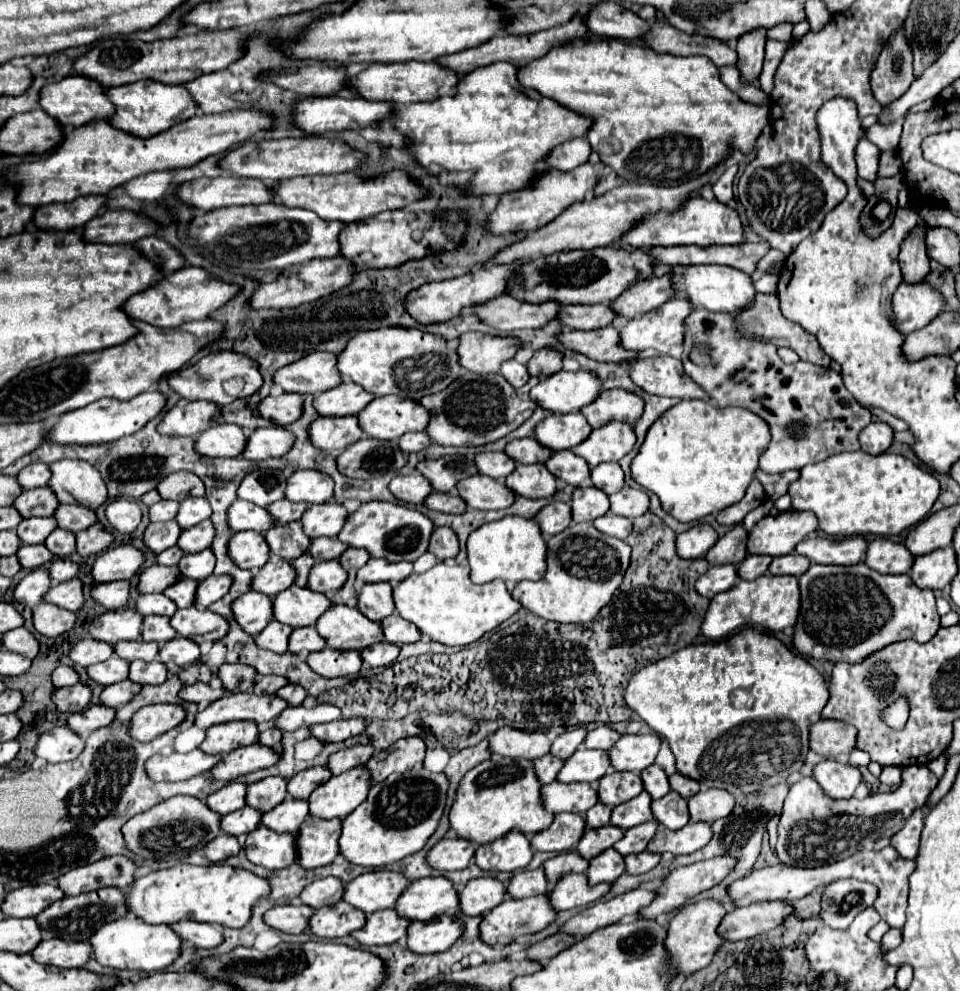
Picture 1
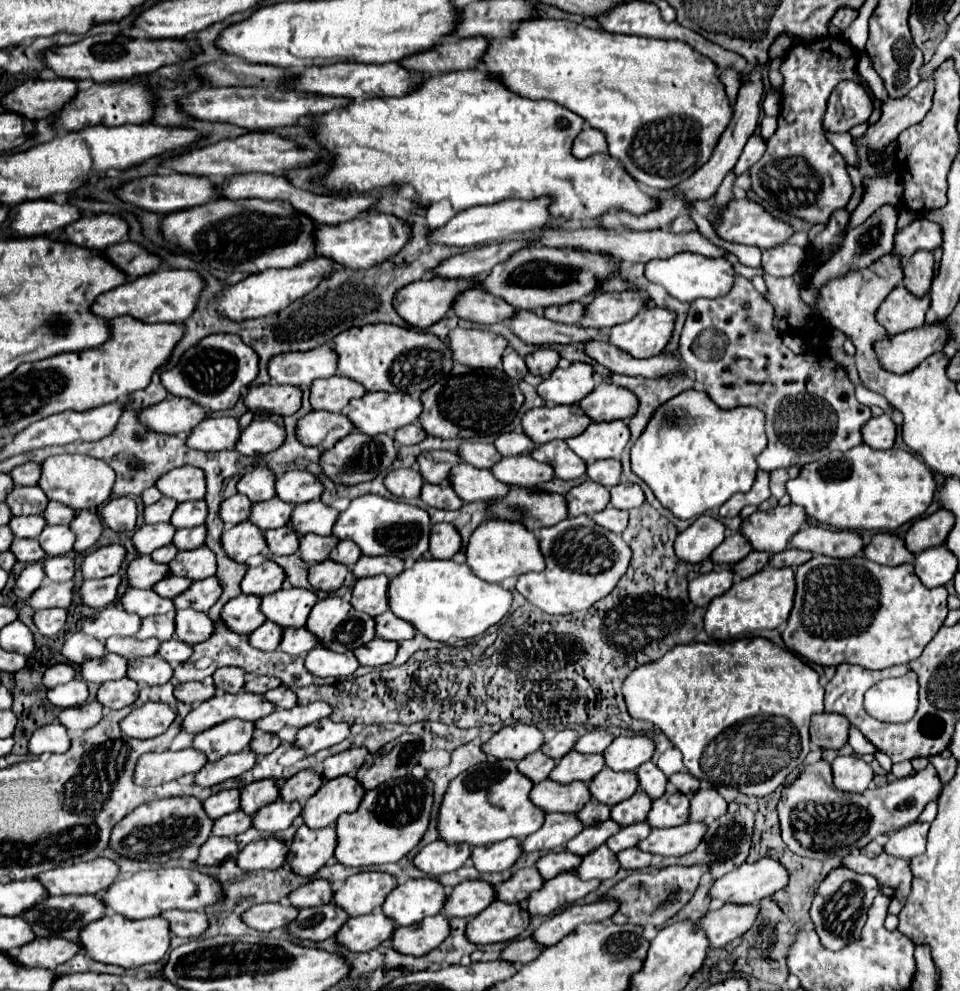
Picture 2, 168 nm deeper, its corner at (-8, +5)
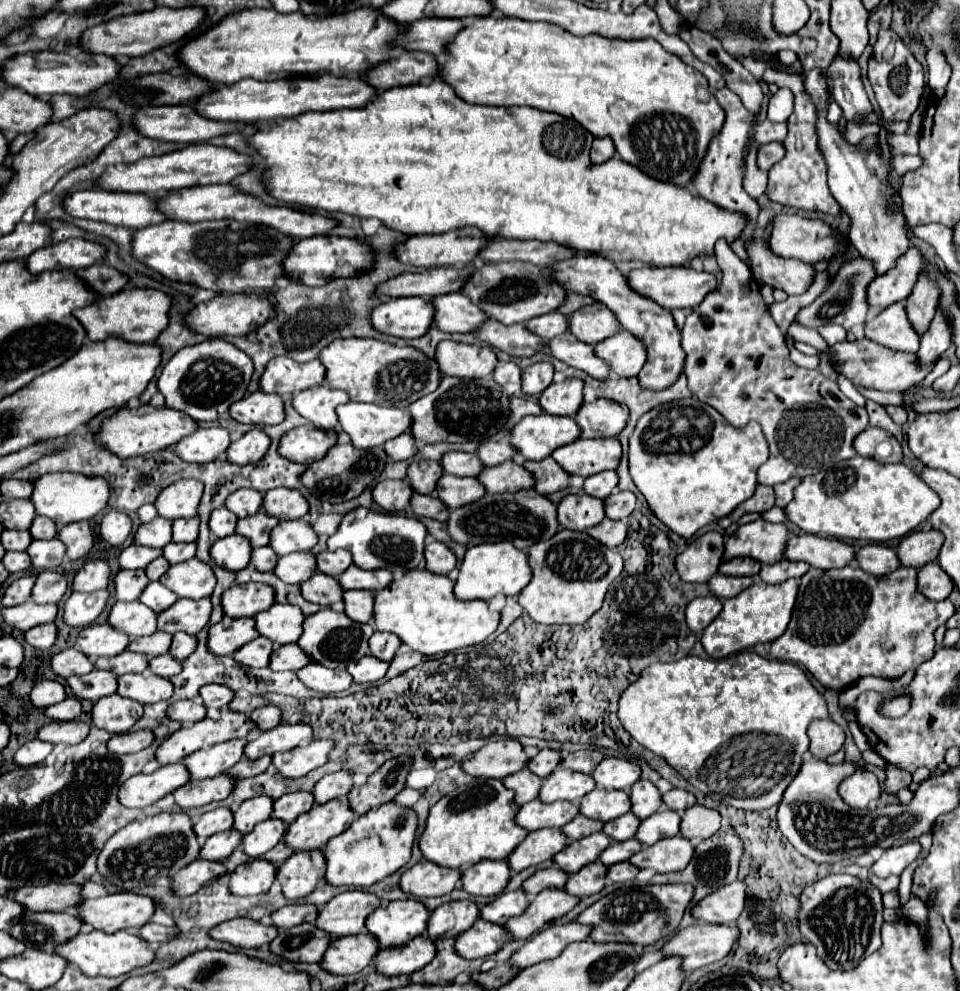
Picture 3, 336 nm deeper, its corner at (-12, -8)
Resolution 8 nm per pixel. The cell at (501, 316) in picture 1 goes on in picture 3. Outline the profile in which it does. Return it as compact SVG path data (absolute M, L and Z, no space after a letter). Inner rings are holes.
M463 293L435 297L433 305L437 311L435 325L447 333L475 333L489 319L489 315Z

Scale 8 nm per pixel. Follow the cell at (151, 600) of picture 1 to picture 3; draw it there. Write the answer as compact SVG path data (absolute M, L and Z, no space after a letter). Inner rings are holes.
M141 601L115 603L109 613L109 623L129 637L151 635L157 631L157 613Z

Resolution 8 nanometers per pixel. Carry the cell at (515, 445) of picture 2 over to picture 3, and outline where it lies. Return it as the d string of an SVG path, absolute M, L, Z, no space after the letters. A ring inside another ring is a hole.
M483 443L477 449L477 457L485 463L485 465L501 465L505 461L513 461L517 457L517 449L509 443Z

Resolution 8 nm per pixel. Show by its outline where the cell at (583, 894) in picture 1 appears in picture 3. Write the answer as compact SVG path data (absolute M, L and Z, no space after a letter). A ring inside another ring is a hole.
M545 889L537 897L533 897L529 909L521 917L513 917L505 923L505 927L513 933L515 939L529 939L545 923L551 923L565 913L569 913L581 899L569 895L565 889Z

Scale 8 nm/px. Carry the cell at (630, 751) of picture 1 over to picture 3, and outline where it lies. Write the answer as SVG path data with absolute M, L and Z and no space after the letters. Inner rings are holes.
M605 757L601 765L593 771L593 779L599 787L605 789L623 789L629 791L631 785L641 777L641 767L629 759Z

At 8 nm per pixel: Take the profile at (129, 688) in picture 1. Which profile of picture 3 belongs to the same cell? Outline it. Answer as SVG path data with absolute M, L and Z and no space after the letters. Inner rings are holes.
M117 693L109 695L109 697L101 697L91 711L93 725L97 725L109 733L129 731L141 715L143 715L141 703L127 699L127 697L119 697Z

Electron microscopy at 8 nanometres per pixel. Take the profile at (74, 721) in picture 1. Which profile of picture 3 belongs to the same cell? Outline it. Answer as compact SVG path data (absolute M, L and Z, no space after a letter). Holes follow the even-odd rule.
M67 721L67 723L47 723L39 729L37 737L49 743L63 743L63 745L75 745L85 741L89 735L91 725L83 721Z

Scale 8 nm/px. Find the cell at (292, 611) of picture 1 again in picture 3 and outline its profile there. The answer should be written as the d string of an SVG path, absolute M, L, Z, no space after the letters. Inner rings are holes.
M275 603L273 607L269 607L269 611L261 611L255 615L255 629L275 645L285 645L299 641L303 621L305 615L299 607Z

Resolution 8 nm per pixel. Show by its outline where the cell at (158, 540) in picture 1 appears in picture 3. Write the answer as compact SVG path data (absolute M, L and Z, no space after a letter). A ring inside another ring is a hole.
M133 543L131 547L121 551L119 565L121 565L121 569L145 569L153 559L157 559L161 555L163 555L163 549L151 549L151 547Z

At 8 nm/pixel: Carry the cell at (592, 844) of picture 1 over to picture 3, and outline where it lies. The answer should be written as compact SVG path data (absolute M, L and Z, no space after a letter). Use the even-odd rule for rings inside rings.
M593 833L589 837L583 837L579 841L569 843L561 853L557 853L557 857L553 859L563 871L567 873L577 873L581 867L585 867L587 863L593 863L599 859L599 855L613 843L613 839L609 835L601 833Z

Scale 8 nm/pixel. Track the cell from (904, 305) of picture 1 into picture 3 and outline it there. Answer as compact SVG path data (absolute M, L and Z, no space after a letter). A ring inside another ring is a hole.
M901 301L889 305L875 319L867 321L865 337L893 351L909 351L909 353L917 353L921 339L915 327L909 323L905 303Z

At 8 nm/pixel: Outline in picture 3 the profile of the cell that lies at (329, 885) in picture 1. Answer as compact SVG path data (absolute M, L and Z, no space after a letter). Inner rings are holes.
M291 903L291 905L285 905L285 907L277 909L271 917L273 917L275 927L285 929L285 927L301 925L301 923L315 923L317 915L319 915L317 905L311 905L311 903Z

